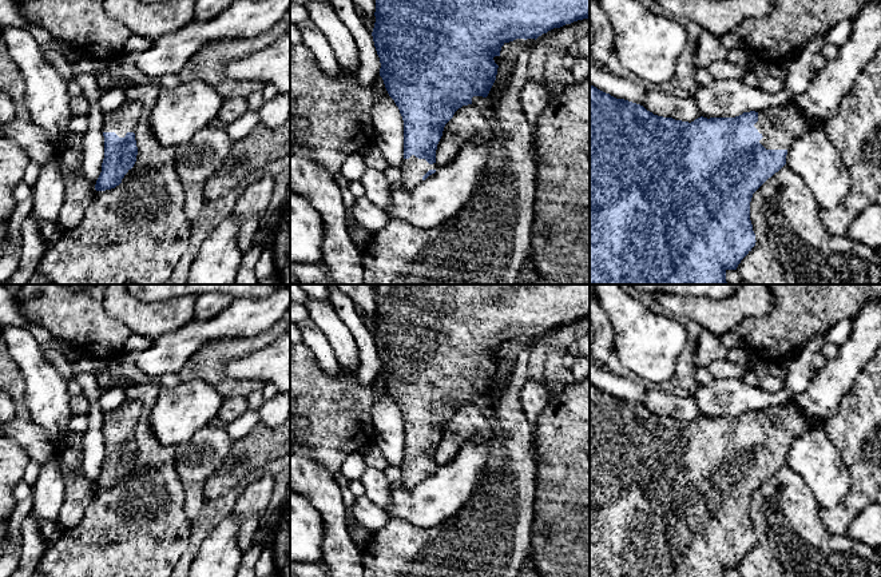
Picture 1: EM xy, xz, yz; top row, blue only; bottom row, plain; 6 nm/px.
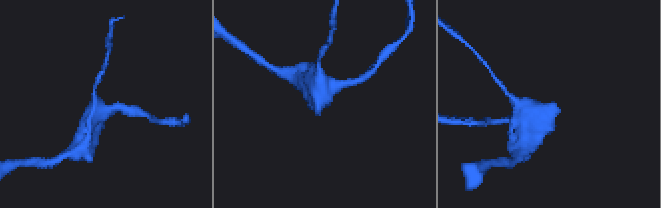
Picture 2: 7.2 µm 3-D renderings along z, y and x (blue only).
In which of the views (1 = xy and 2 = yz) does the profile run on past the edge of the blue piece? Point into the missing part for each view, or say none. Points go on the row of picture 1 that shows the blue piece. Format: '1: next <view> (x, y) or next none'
1: next xy (124, 119)
2: next yz (793, 123)

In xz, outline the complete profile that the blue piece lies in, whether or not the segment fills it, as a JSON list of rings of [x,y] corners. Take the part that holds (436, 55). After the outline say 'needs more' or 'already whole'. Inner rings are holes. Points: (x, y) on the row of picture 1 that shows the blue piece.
[[[376,0],[376,23],[372,32],[374,47],[380,57],[380,76],[384,80],[389,96],[394,100],[404,120],[404,160],[401,163],[401,186],[414,188],[429,175],[434,174],[436,150],[443,136],[445,124],[453,118],[455,112],[463,106],[472,104],[473,96],[487,98],[497,75],[499,65],[493,57],[500,56],[501,47],[516,39],[537,39],[553,28],[560,28],[578,20],[590,17],[590,0]]]; needs more

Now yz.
[[[590,84],[590,284],[726,284],[726,271],[737,270],[757,242],[750,220],[753,194],[786,164],[791,142],[814,127],[817,123],[790,102],[735,118],[701,116],[688,123],[654,115],[640,104],[616,99]]]; needs more

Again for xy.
[[[126,100],[114,112],[104,115],[104,159],[96,191],[115,188],[134,167],[138,155],[134,132],[140,118],[142,104],[136,100]]]; needs more

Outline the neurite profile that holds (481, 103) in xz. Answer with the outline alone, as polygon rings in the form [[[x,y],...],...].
[[[483,96],[472,98],[472,104],[476,106],[485,115],[485,118],[489,123],[493,123],[495,119],[491,112],[491,103],[492,102],[488,98],[483,98]]]

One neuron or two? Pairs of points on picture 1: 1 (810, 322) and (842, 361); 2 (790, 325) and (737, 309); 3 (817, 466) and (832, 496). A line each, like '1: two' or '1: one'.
1: two
2: two
3: one

